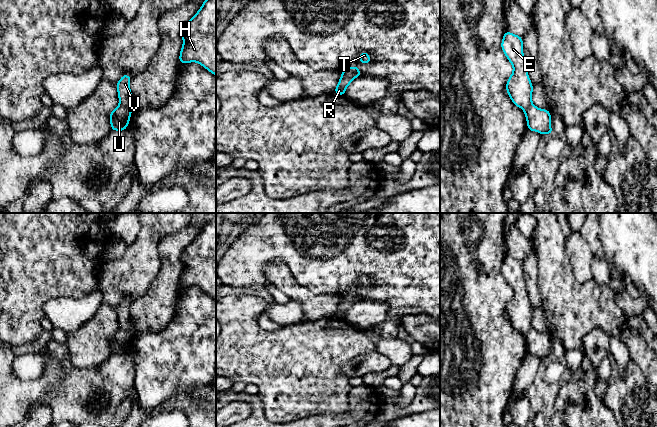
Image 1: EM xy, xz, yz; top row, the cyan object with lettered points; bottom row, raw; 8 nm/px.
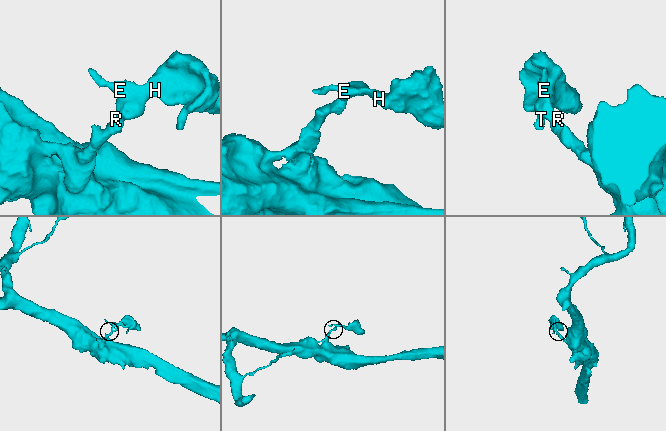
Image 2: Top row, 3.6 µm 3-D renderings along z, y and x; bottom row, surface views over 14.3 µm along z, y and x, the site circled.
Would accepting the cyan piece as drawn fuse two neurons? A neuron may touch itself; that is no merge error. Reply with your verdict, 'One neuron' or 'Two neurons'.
Two neurons

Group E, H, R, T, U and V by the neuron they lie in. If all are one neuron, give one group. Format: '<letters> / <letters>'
E H T V / R U

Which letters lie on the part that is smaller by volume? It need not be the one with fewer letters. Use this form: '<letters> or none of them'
E, H, T, V

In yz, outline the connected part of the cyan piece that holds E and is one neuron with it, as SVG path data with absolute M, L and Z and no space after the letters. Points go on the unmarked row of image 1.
M506 255L501 272L513 289L513 296L507 304L505 313L513 328L525 334L532 328L533 309L525 287L522 261Z

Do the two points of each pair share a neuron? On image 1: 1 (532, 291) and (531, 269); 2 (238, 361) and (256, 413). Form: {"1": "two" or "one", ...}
{"1": "one", "2": "two"}

